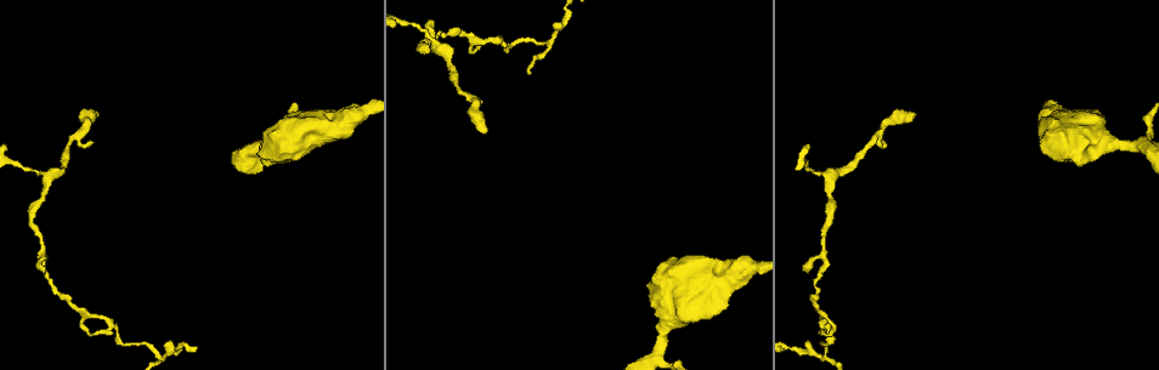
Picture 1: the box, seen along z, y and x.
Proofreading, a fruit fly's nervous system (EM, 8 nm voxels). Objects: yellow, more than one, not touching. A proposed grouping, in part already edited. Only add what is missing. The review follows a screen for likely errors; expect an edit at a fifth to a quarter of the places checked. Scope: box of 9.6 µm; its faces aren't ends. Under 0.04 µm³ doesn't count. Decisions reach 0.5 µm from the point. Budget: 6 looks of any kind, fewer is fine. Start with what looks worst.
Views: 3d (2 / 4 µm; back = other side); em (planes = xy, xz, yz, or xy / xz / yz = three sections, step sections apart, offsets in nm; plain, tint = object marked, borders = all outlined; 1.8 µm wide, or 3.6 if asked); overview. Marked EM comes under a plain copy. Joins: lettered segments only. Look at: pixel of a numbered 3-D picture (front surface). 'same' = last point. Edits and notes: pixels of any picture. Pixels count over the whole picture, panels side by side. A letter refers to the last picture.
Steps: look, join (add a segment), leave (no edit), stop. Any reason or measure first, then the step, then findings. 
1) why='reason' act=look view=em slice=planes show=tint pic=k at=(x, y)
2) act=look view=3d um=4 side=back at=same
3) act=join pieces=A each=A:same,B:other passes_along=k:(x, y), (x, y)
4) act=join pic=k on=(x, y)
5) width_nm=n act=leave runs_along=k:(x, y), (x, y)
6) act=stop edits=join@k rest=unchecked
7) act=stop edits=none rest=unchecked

why='abrupt turn' act=look view=3d um=2 pic=1 at=(833, 337)

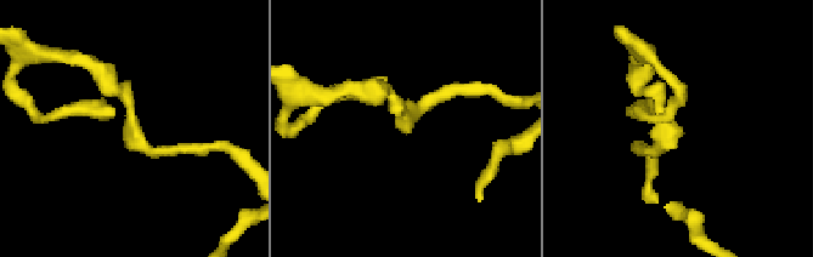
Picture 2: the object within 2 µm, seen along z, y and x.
why='shape alone is not enough' act=look view=em slice=planes show=tint pic=2 at=(404, 120)

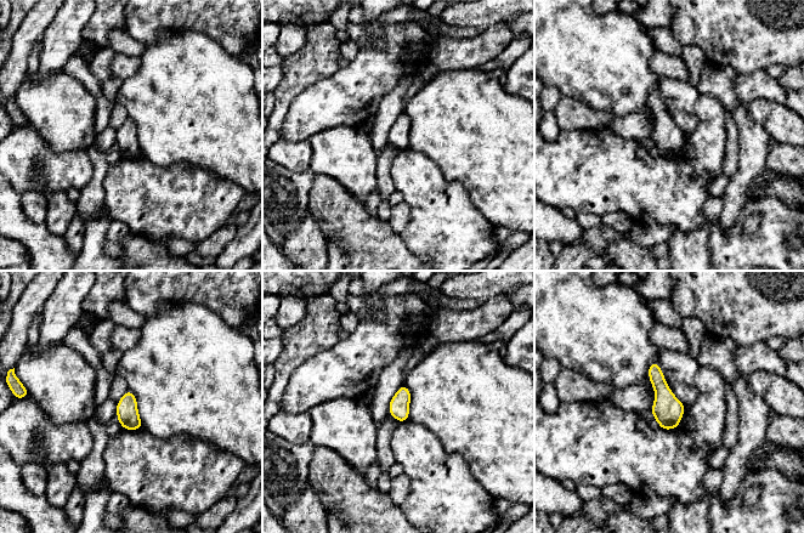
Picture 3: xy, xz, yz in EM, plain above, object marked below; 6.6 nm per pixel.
why='see the neighbours' act=look view=em slice=planes show=borders at=same

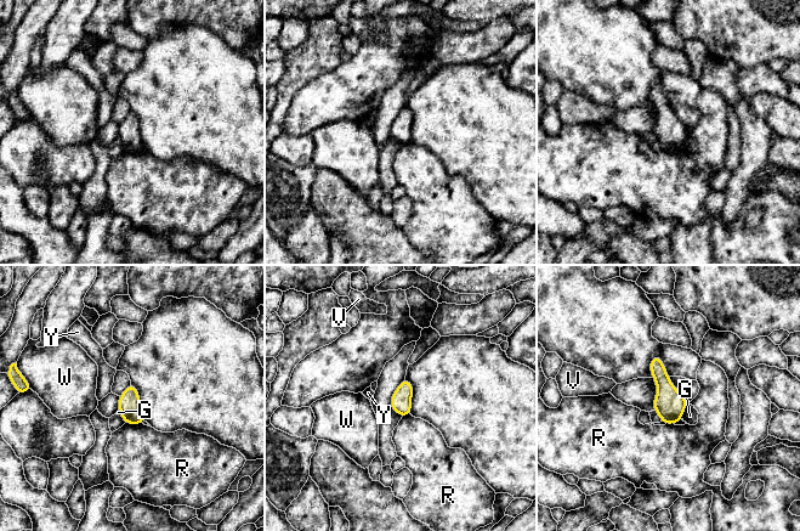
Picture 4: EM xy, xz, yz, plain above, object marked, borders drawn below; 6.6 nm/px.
act=leave each=G:other,R:other,V:other,W:other,Y:other found='none of them fits'

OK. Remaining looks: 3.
why='tapers out' act=look view=em slice=planes show=tint pic=1 at=(432, 22)

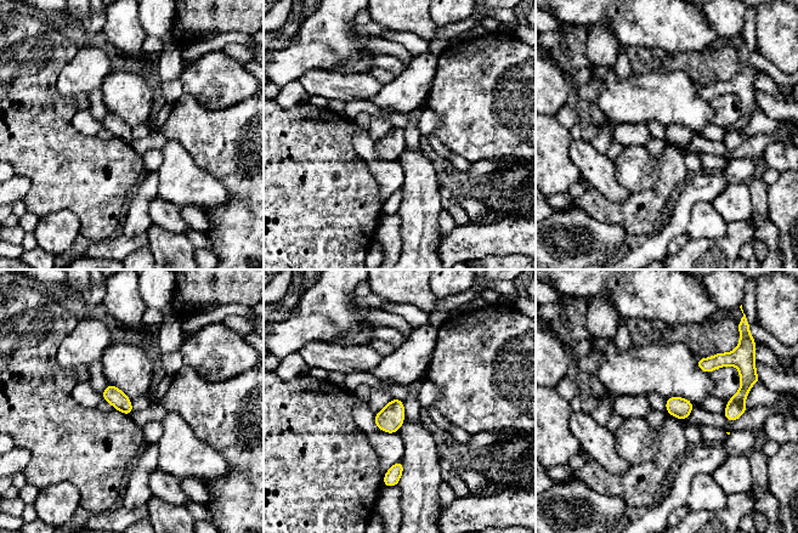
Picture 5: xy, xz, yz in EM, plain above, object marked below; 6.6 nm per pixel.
why='see the neighbours' act=look view=em slice=planes show=borders at=same

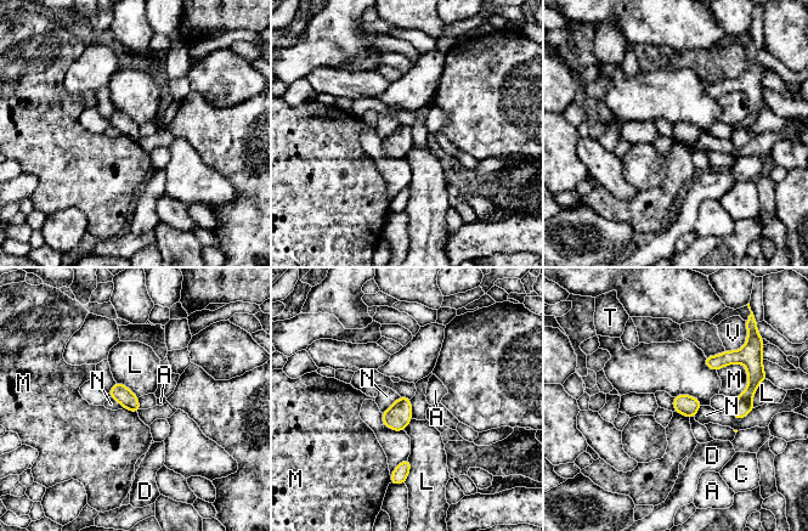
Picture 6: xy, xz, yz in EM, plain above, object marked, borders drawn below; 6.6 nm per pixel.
act=leave each=A:other,C:other,D:other,L:other,M:other,N:other,T:other,V:other border=6:(410, 399), (413, 418) found='no lettered segment goes on from it'

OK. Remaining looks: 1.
act=stop edits=none rest=unchecked

